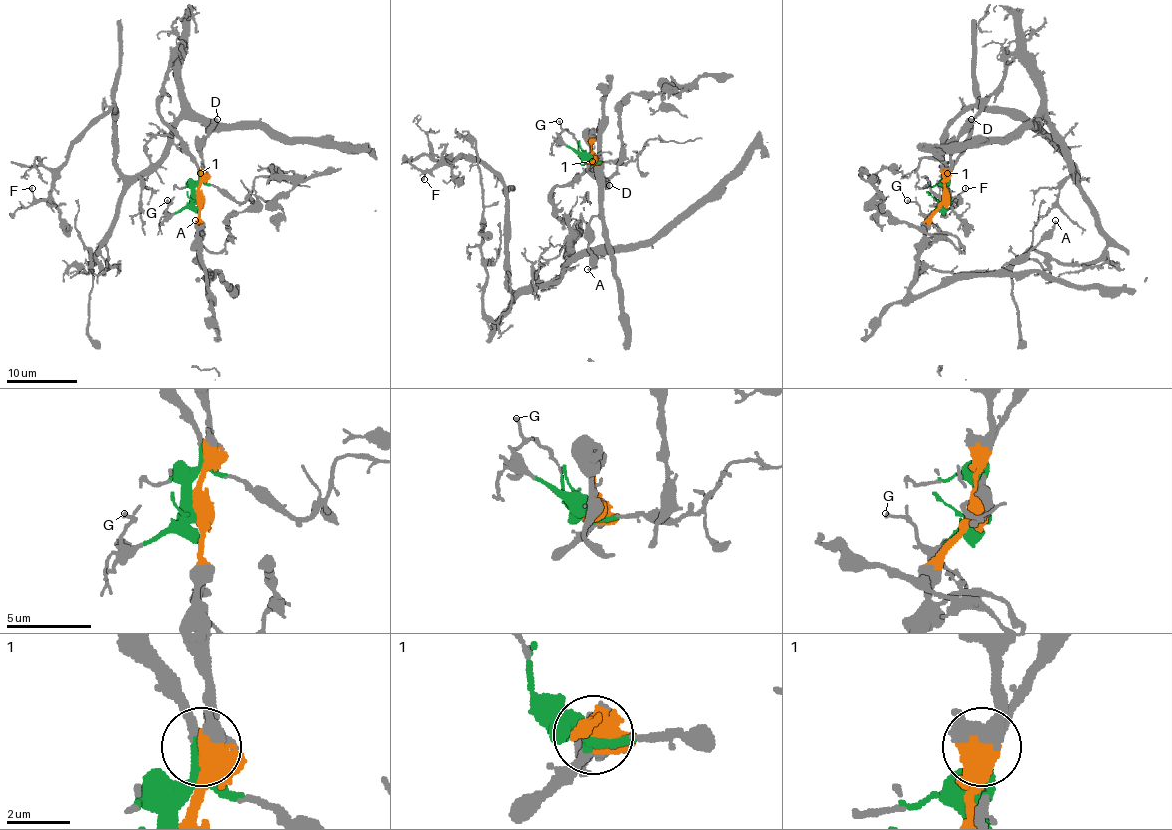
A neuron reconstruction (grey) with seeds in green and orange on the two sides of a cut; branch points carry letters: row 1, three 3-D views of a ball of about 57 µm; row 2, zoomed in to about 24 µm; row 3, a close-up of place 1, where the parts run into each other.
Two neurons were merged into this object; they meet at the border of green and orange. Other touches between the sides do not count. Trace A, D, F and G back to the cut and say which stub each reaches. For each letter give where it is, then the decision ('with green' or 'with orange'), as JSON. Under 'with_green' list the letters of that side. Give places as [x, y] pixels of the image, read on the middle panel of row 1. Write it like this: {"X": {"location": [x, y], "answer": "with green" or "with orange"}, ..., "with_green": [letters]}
{"A": {"location": [587, 269], "answer": "with orange"}, "D": {"location": [609, 185], "answer": "with orange"}, "F": {"location": [424, 179], "answer": "with green"}, "G": {"location": [559, 121], "answer": "with green"}, "with_green": ["F", "G"]}

